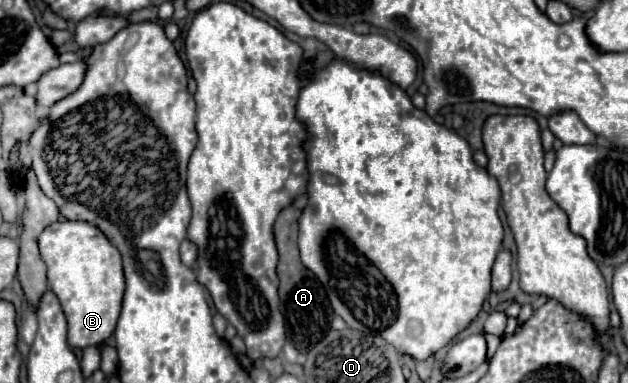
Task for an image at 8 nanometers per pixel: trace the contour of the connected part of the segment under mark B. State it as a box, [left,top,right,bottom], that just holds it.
[38,220,124,348]

